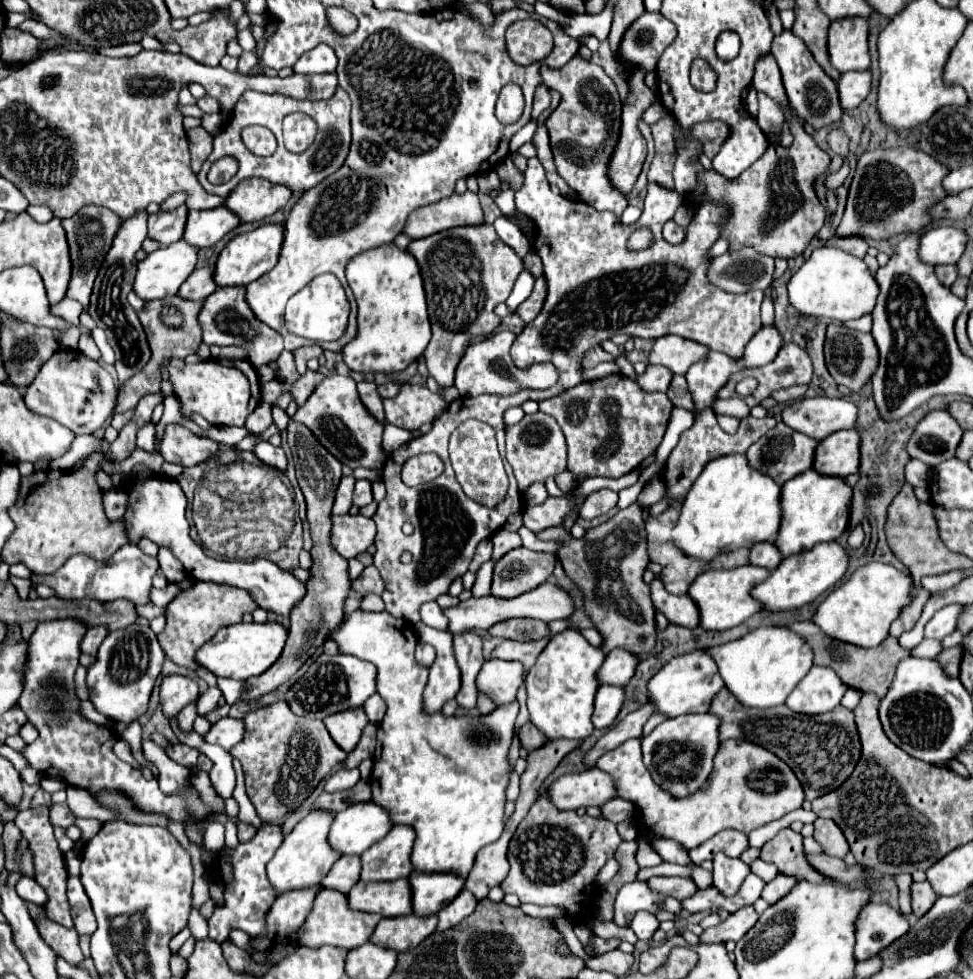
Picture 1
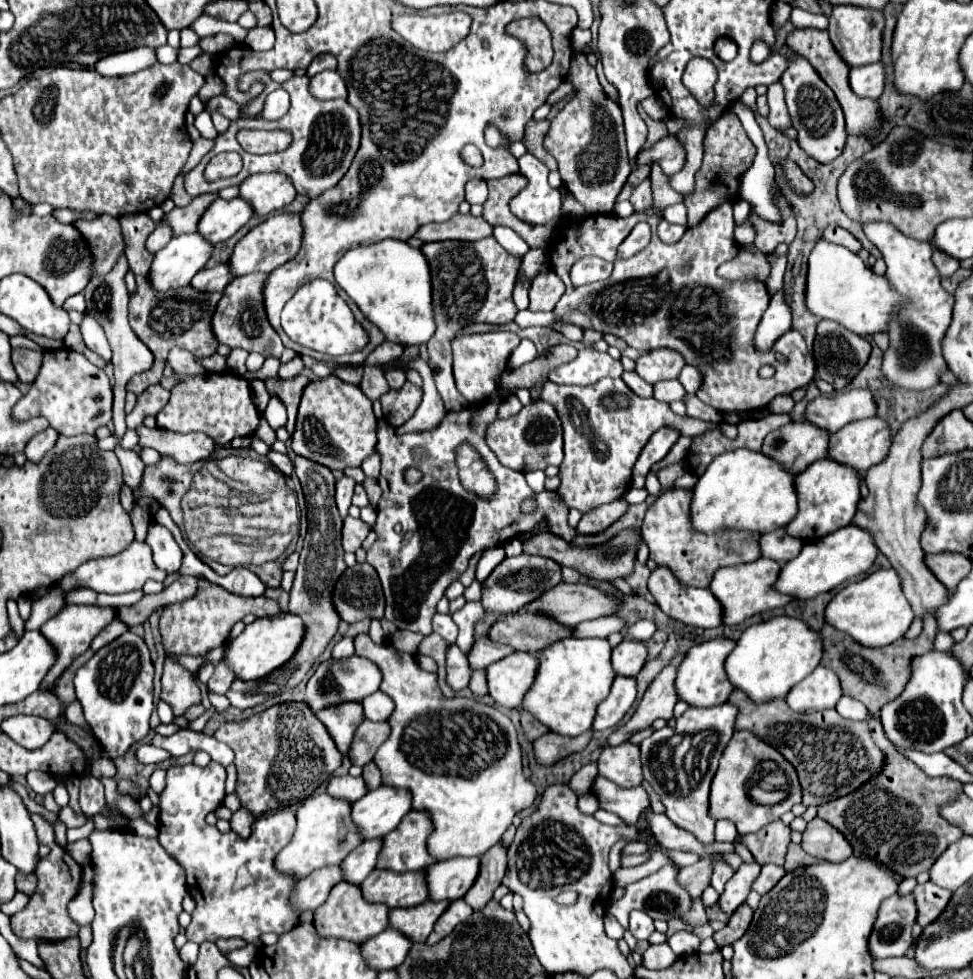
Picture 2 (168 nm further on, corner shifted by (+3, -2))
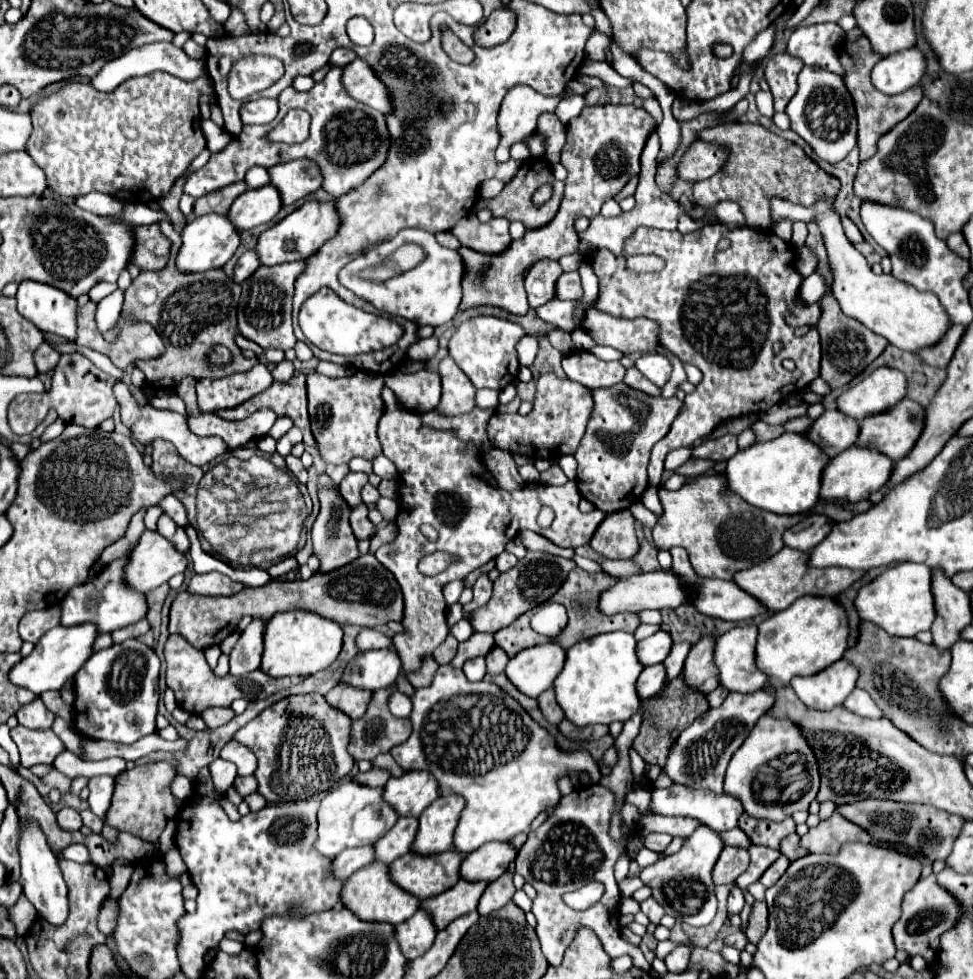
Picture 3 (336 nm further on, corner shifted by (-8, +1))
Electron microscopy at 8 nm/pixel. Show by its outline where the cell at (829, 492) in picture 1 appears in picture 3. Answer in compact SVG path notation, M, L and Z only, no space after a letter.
M853 445L847 451L833 457L829 461L829 465L825 467L823 481L821 481L821 499L831 501L831 503L857 503L857 501L869 499L871 493L875 493L883 485L887 485L893 465L895 465L895 461L887 459L887 455Z

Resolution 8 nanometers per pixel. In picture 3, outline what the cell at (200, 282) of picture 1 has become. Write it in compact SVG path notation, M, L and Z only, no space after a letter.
M251 249L251 251L247 251L245 255L239 257L239 263L235 265L235 281L243 283L249 275L255 273L257 267L261 267L261 261L257 257L257 251Z

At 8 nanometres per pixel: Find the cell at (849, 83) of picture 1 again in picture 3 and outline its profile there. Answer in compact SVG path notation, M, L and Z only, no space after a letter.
M911 47L907 51L897 51L895 55L887 55L887 59L883 57L873 73L873 85L885 93L885 95L897 95L907 91L909 87L917 85L925 67L925 55L921 49Z

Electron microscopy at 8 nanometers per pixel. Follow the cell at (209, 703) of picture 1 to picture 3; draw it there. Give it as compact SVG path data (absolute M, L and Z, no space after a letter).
M255 617L247 629L241 633L241 639L231 651L231 675L249 675L251 671L261 667L261 655L263 655L263 631L267 621Z

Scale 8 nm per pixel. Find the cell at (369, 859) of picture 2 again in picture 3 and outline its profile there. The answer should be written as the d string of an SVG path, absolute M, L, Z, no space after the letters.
M399 817L395 827L391 827L391 831L387 831L387 835L375 843L375 859L389 865L401 855L409 853L417 835L417 827L419 821L415 817Z

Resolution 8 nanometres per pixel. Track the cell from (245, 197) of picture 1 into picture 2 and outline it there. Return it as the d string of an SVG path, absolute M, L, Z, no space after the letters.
M254 174L242 182L240 198L252 206L254 214L268 216L288 206L296 198L296 190L282 174Z

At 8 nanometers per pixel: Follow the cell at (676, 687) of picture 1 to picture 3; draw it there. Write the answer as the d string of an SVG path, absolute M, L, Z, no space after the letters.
M757 625L733 627L719 635L715 645L715 665L721 675L721 685L729 691L755 693L769 681L767 675L755 665Z

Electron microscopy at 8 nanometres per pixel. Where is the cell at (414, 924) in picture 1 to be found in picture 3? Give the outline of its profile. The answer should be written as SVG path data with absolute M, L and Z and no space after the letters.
M461 879L449 891L443 891L441 895L437 895L433 899L421 901L421 907L431 913L435 927L443 929L453 919L475 911L479 897L483 895L487 885L489 883L485 883L485 881L465 881L465 879Z

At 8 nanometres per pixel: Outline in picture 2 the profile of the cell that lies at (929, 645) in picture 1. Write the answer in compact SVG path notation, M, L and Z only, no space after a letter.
M938 632L936 634L936 640L934 640L934 650L940 650L940 652L950 652L950 648L954 646L954 640L950 634L946 632Z

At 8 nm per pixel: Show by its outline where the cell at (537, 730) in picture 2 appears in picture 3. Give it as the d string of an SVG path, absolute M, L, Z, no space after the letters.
M553 687L547 689L543 695L539 695L539 707L541 707L543 715L547 717L547 721L553 723L553 725L559 725L561 719L565 717L565 715L563 715L563 709L559 707L559 703L557 703L557 699L555 699Z

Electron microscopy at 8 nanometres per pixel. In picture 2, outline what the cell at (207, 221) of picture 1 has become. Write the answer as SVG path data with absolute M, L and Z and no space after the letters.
M234 198L230 202L226 200L214 200L212 206L202 214L198 222L198 232L208 242L224 242L230 236L234 236L252 216L252 208L242 198Z

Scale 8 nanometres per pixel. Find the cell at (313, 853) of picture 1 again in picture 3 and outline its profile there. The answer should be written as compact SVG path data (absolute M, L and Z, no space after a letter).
M343 781L339 787L329 791L319 807L319 839L315 849L325 857L337 857L343 849L371 845L381 839L397 823L399 815L383 799L383 787L363 787L355 781Z

